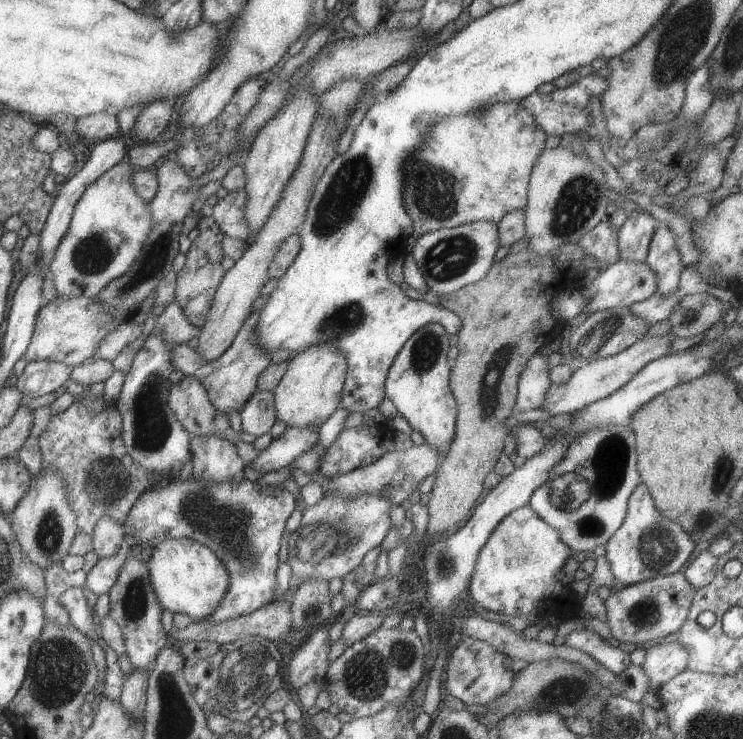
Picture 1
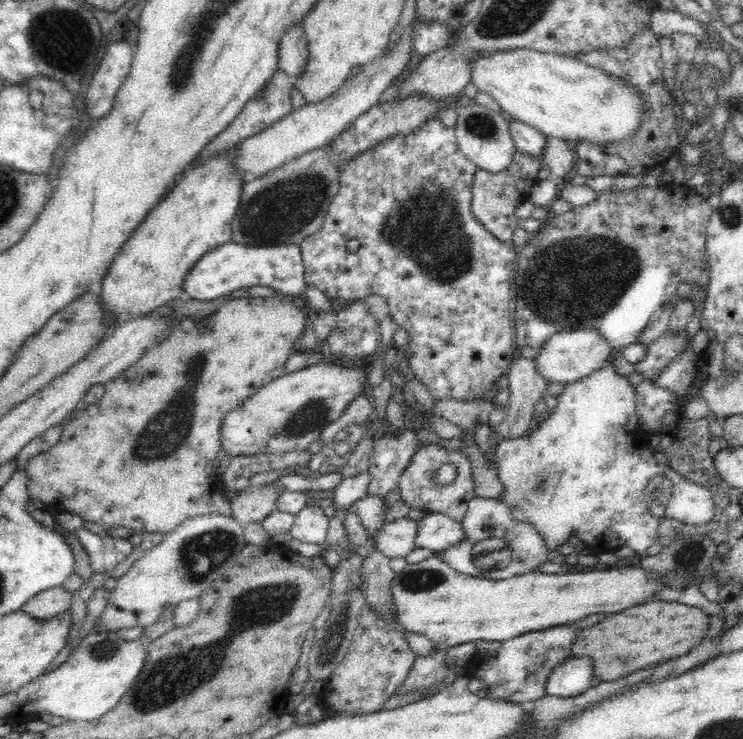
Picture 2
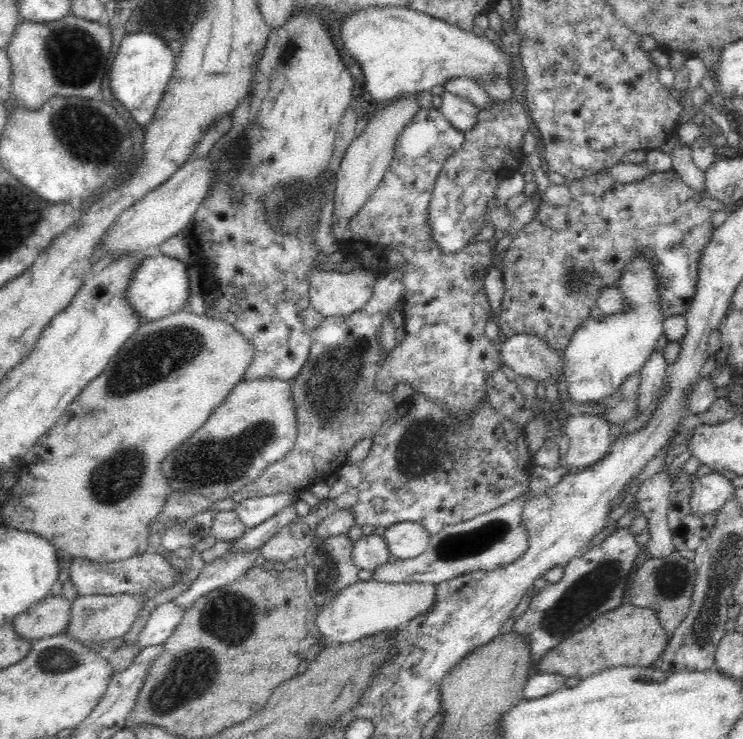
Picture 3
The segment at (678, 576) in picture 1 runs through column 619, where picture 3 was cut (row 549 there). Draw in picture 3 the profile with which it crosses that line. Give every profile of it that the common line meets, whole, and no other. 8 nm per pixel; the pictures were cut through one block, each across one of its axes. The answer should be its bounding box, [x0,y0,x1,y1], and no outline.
[514,526,643,663]

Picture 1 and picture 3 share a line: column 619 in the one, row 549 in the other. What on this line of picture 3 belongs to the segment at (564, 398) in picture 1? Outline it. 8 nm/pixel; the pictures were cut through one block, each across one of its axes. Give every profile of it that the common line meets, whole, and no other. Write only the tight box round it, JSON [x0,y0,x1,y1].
[352,533,390,572]

